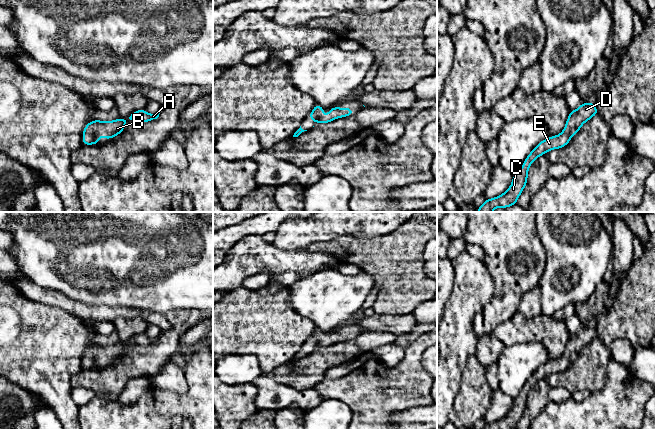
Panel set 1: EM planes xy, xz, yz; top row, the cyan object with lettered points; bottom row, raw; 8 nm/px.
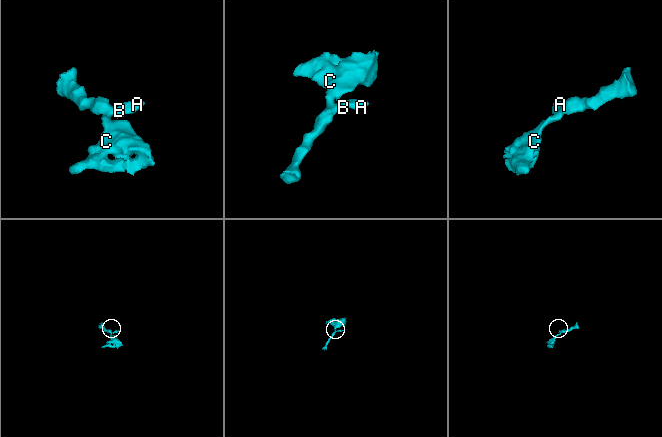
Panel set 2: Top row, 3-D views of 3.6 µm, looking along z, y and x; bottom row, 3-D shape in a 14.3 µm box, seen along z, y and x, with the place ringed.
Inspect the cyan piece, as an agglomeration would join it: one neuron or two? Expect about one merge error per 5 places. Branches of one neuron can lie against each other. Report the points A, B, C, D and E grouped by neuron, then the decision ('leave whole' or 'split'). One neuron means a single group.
A B C D E; leave whole

